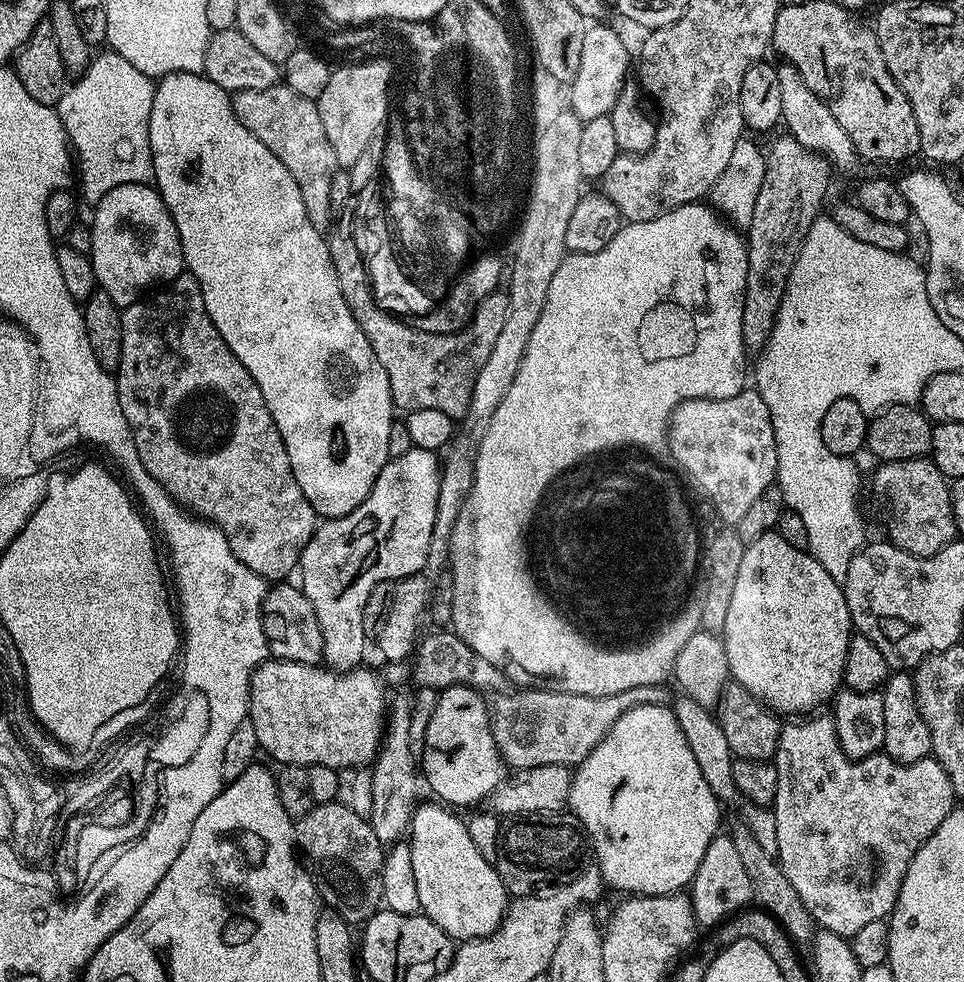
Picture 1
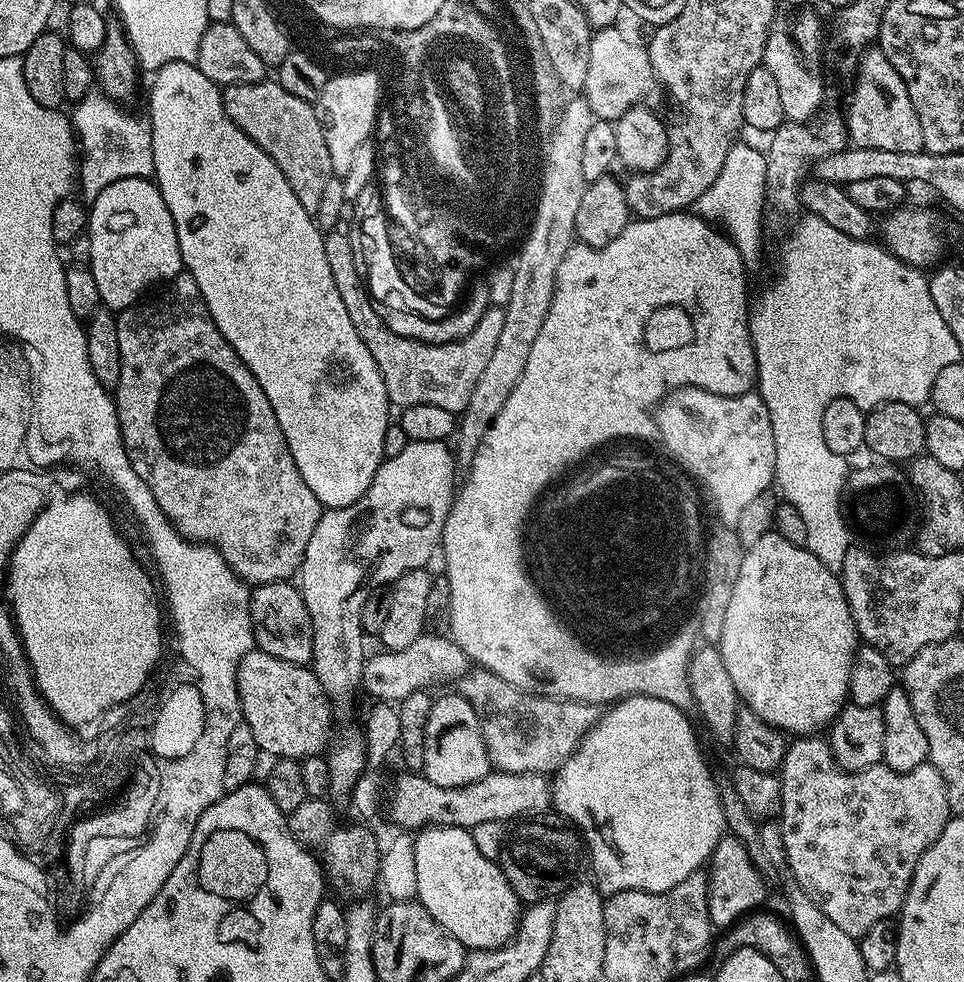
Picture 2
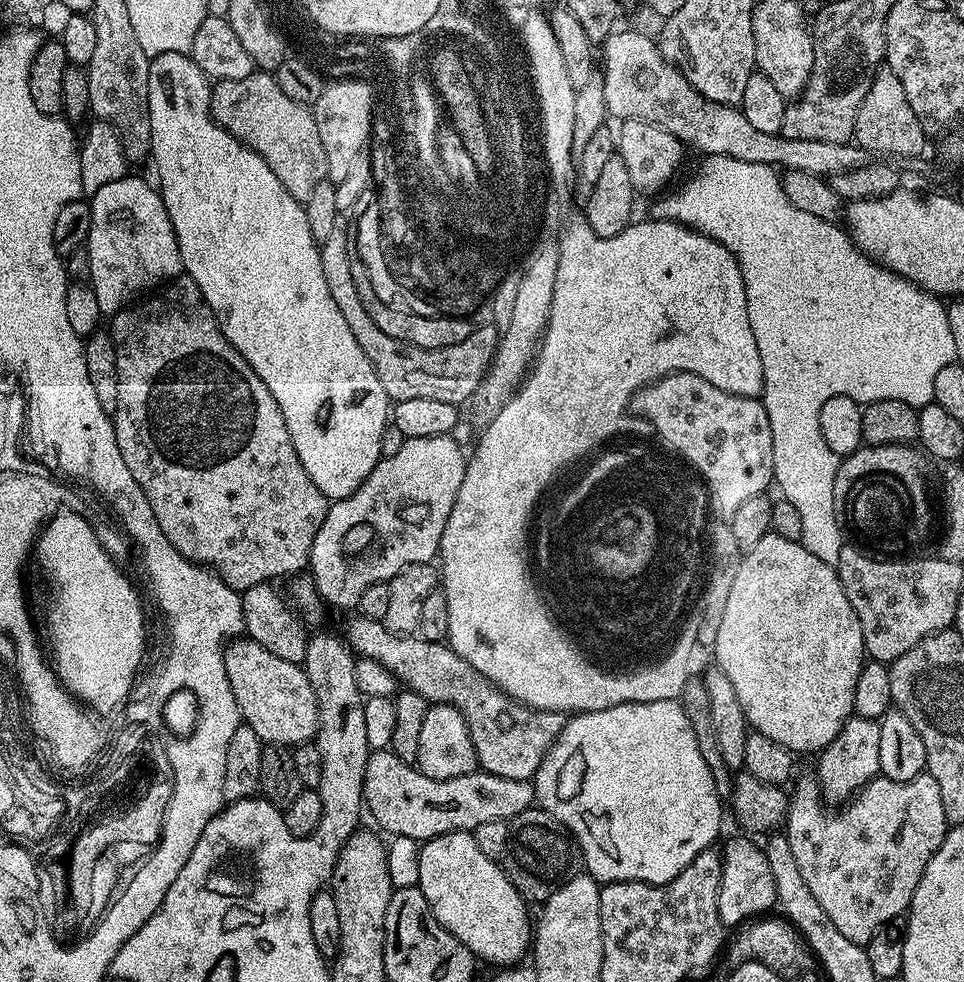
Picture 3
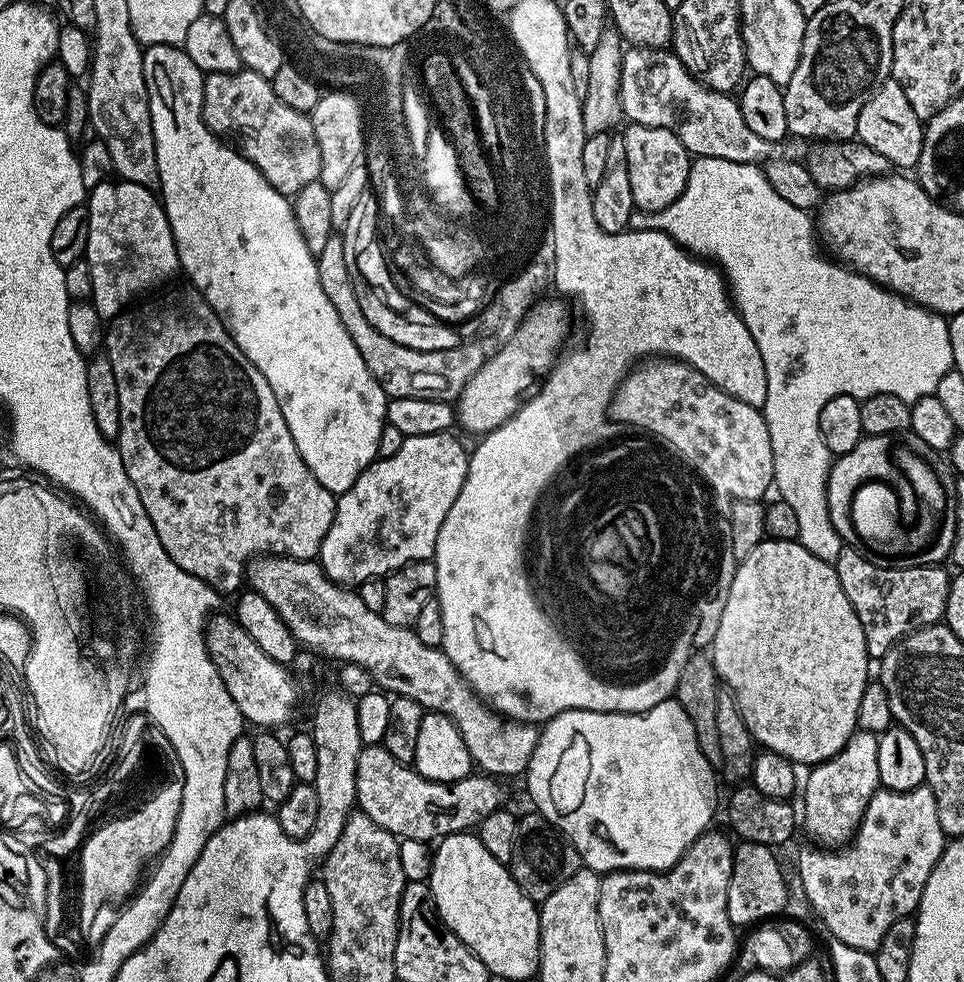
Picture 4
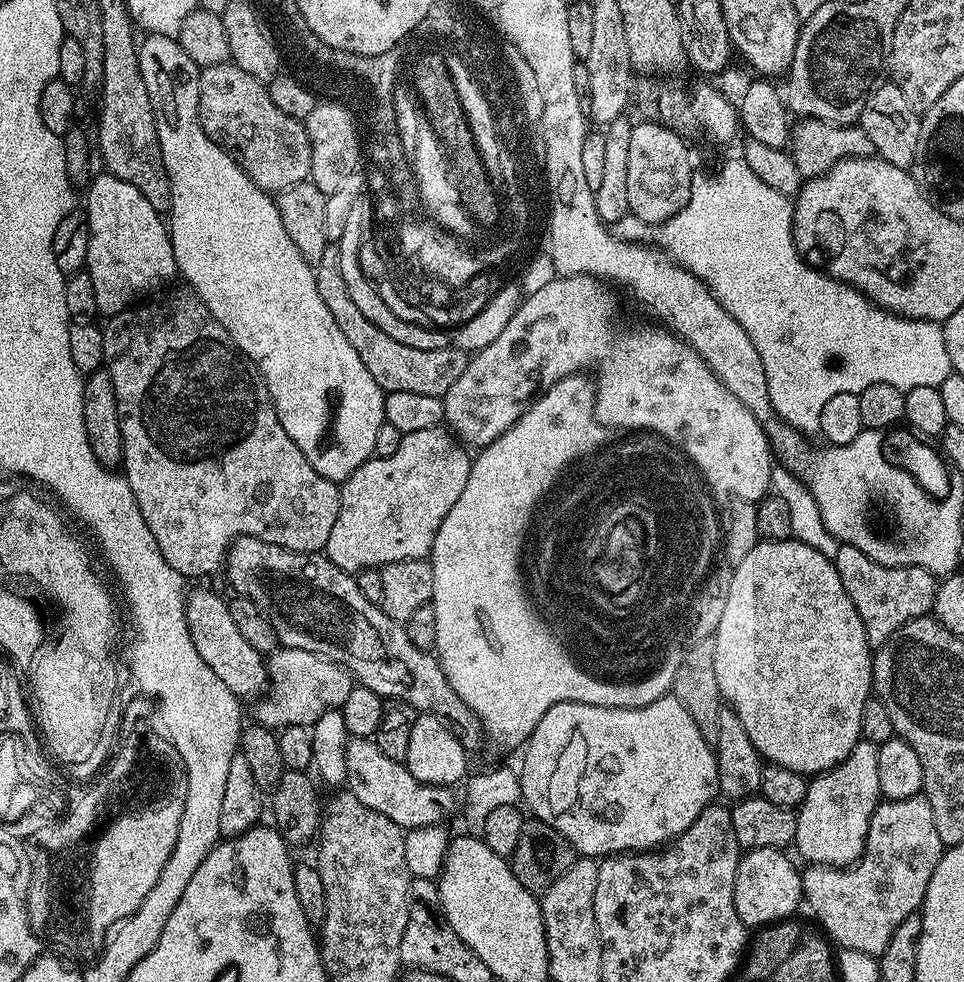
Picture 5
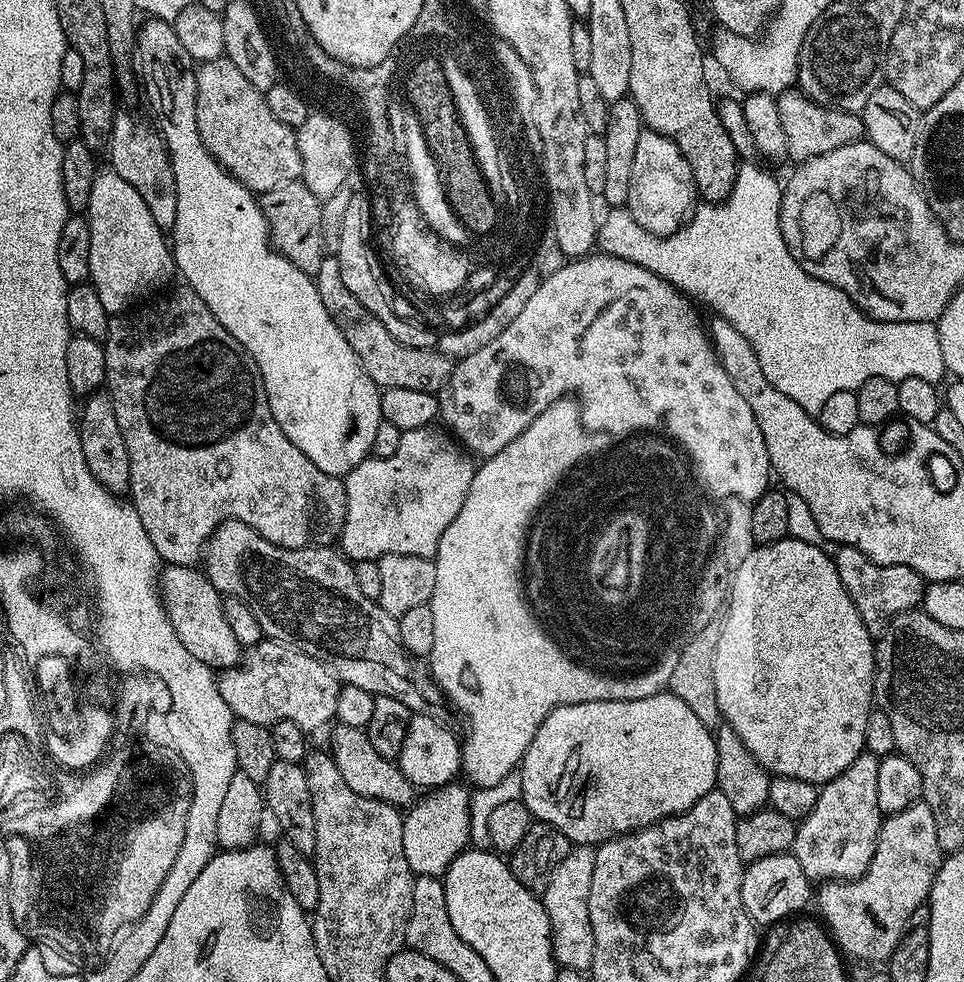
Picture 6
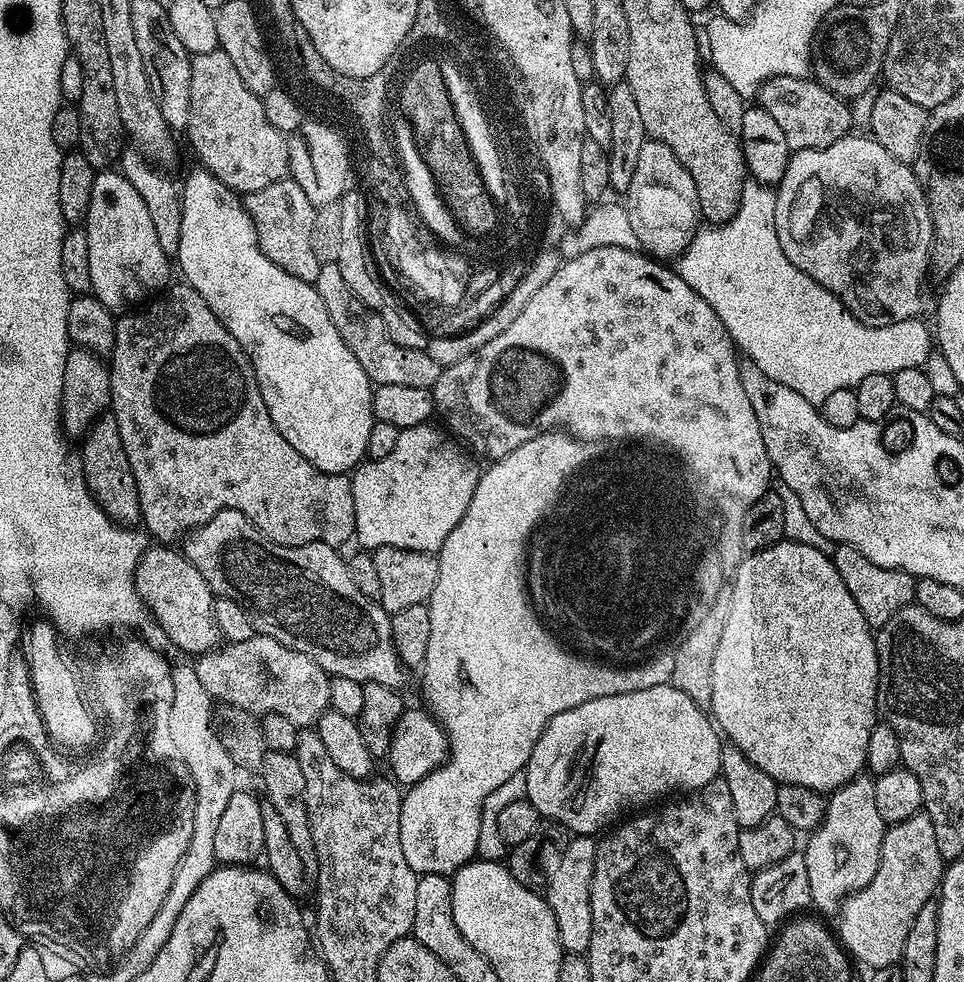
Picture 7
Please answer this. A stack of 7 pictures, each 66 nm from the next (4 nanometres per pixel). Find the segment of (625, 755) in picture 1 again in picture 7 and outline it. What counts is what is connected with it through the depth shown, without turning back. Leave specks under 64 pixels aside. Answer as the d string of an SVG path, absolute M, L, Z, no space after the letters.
M671 682L650 686L646 690L634 690L630 694L610 694L602 698L594 698L590 702L582 702L582 706L562 710L562 714L555 716L542 730L542 734L528 759L528 766L523 771L526 776L526 799L538 809L541 817L548 819L549 816L550 819L557 820L562 827L569 828L569 833L578 836L592 836L597 834L596 832L603 833L605 829L615 825L621 818L627 817L633 810L640 810L648 806L643 806L643 804L648 804L651 800L661 799L660 801L663 801L668 798L663 798L663 796L668 796L671 792L676 791L680 791L680 794L694 792L717 779L720 776L721 747L721 733L710 719L709 713L705 709L699 708L694 702L690 702L690 698L686 698L686 694L682 694L682 690L675 688Z

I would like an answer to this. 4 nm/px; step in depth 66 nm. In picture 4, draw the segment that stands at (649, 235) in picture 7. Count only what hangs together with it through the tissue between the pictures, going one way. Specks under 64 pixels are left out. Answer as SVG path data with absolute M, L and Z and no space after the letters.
M629 123L628 129L622 132L622 138L626 142L626 166L630 166L630 194L634 194L636 208L641 212L657 212L668 208L678 194L686 186L686 178L690 174L692 160L686 146L678 142L678 138L670 130L662 130L658 126L642 126Z

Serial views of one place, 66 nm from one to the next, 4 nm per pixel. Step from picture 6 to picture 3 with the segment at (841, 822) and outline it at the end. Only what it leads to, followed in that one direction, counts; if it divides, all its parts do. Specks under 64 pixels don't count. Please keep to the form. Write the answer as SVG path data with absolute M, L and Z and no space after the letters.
M851 715L848 721L838 730L838 738L830 742L819 753L820 765L816 770L821 797L831 805L840 806L852 799L860 789L867 786L871 780L880 775L880 763L878 762L878 734L880 733L879 720L862 718Z

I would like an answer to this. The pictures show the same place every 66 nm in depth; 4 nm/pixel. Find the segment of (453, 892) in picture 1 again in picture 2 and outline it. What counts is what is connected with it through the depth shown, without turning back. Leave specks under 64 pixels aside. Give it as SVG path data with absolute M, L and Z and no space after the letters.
M453 824L429 826L415 833L414 862L418 865L418 890L416 899L447 932L465 949L500 948L511 941L520 924L522 901L514 894L506 874L499 863L485 858L474 846L474 838L467 828L455 828Z

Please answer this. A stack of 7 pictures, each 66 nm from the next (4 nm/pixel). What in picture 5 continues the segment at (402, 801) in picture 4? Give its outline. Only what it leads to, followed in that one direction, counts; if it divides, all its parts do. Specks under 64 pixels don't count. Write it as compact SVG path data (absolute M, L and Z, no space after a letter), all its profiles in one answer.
M353 736L349 739L348 745L346 746L346 774L348 775L348 779L346 781L347 791L352 792L354 794L354 798L358 798L358 802L362 802L362 806L370 806L372 810L378 810L380 814L386 814L386 818L390 818L390 822L394 822L400 828L405 830L425 828L431 824L443 825L445 823L444 819L446 819L447 816L455 810L455 808L456 811L458 808L458 796L456 798L455 794L452 793L455 791L453 791L451 787L442 784L423 784L422 782L418 782L418 778L414 778L414 774L410 774L410 770L403 762L395 760L394 758L386 758L386 754L382 754L382 750L378 750L375 739L366 736Z

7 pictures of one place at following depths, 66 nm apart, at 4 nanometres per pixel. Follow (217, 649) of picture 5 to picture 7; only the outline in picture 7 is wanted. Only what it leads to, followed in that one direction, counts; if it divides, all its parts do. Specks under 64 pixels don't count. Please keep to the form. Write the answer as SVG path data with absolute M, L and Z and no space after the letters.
M172 546L145 547L134 575L138 594L151 612L152 619L164 631L167 643L177 644L182 651L195 654L211 652L217 647L221 634L214 622L214 594L206 578L198 574L187 556Z

